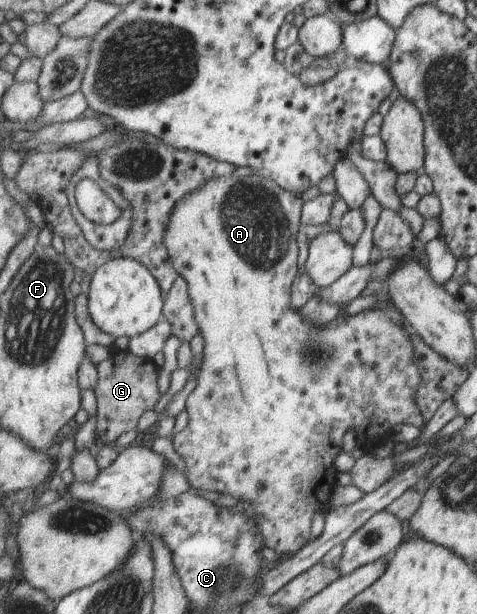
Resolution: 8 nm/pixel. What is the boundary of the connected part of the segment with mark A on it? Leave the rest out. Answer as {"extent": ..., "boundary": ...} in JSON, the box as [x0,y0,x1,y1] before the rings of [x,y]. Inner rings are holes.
{"extent":[165,169,422,557],"boundary":[[[240,169],[240,171],[236,171],[232,175],[228,177],[219,177],[214,178],[212,180],[205,181],[203,186],[200,186],[197,190],[191,191],[185,195],[185,199],[179,203],[178,207],[173,211],[173,216],[169,217],[169,227],[165,229],[165,246],[169,249],[169,256],[172,258],[173,266],[178,270],[178,273],[188,282],[189,285],[189,294],[191,295],[191,300],[193,301],[193,308],[195,309],[195,318],[200,326],[200,335],[205,339],[205,353],[203,359],[200,364],[200,371],[197,374],[197,385],[192,389],[192,393],[189,395],[189,398],[186,399],[186,409],[184,409],[187,413],[187,423],[186,426],[178,433],[176,433],[172,438],[172,447],[176,454],[178,454],[183,461],[185,462],[185,466],[187,469],[187,478],[191,483],[191,487],[198,491],[217,491],[221,494],[231,495],[233,497],[237,497],[238,501],[250,501],[250,503],[256,503],[254,507],[256,507],[256,511],[258,511],[258,529],[262,533],[264,537],[264,546],[268,548],[272,548],[275,553],[279,556],[283,555],[285,557],[291,557],[296,555],[302,547],[304,547],[313,537],[311,531],[313,530],[313,517],[318,510],[322,510],[324,512],[328,511],[329,506],[329,497],[330,492],[336,486],[334,483],[334,457],[342,451],[342,435],[344,433],[348,433],[348,431],[354,431],[356,434],[360,435],[368,435],[371,439],[379,442],[378,445],[384,445],[383,438],[381,435],[392,435],[392,429],[396,427],[396,425],[400,425],[400,423],[406,423],[413,425],[414,427],[418,427],[420,431],[422,431],[422,418],[418,415],[418,408],[415,403],[415,389],[418,388],[418,365],[413,358],[413,341],[408,332],[405,329],[406,322],[404,321],[404,317],[402,322],[396,321],[396,319],[392,319],[390,317],[390,313],[388,313],[389,308],[394,308],[394,306],[389,305],[385,309],[381,309],[378,311],[368,311],[360,312],[358,315],[352,316],[349,319],[335,319],[333,323],[330,323],[330,339],[319,339],[318,331],[314,327],[314,325],[305,321],[305,318],[301,316],[300,311],[294,310],[292,307],[292,299],[291,293],[293,289],[293,283],[298,279],[298,266],[299,266],[299,245],[297,242],[297,237],[299,234],[299,229],[301,228],[301,215],[303,212],[304,201],[300,198],[298,194],[290,193],[286,191],[282,186],[279,186],[274,180],[266,179],[265,177],[259,176],[258,174],[252,173],[244,173],[244,169]],[[380,359],[380,363],[378,363],[378,369],[374,369],[376,371],[376,375],[372,375],[372,373],[368,373],[368,375],[360,375],[360,361],[378,361]]]}

